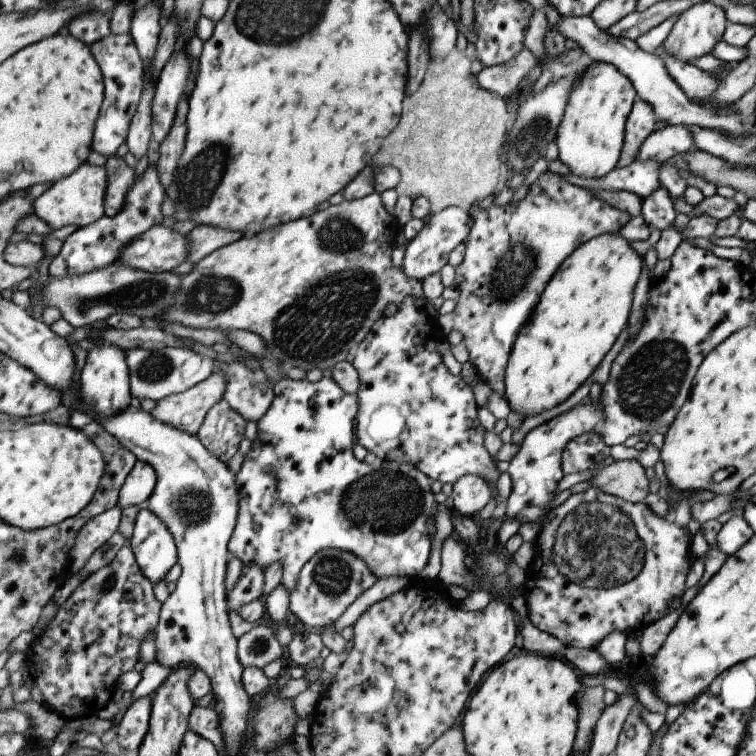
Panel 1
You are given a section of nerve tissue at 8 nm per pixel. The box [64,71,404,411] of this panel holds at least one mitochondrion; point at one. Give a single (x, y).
(319, 321)

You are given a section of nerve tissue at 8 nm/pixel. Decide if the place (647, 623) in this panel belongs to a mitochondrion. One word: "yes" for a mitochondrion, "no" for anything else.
no

